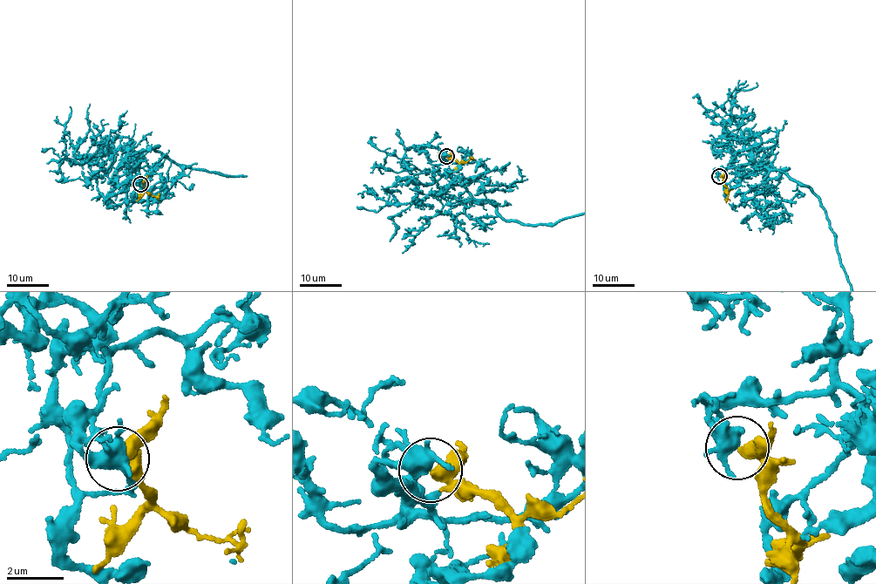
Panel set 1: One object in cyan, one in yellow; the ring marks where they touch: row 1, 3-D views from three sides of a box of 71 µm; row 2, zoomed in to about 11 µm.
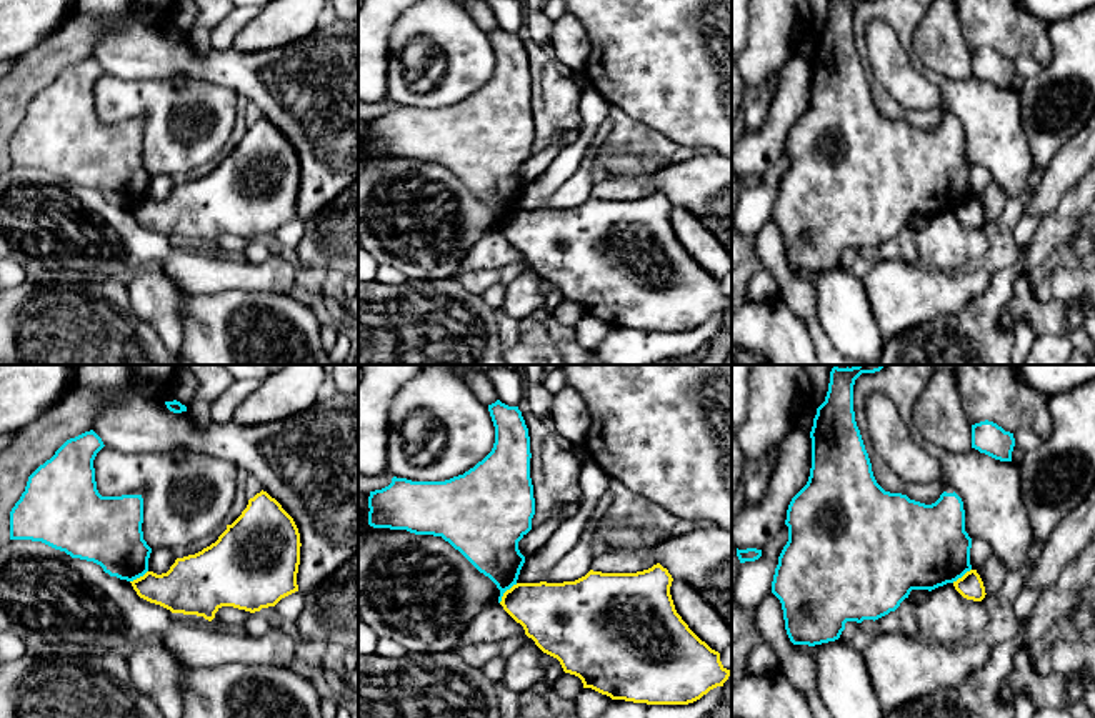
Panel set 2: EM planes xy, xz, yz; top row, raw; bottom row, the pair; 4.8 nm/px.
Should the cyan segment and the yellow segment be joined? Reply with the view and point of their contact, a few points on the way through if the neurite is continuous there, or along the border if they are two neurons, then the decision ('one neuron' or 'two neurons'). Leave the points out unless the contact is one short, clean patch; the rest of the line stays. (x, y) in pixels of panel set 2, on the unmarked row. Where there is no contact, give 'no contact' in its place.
contact xz (505, 217); border xz (517, 210), (499, 229); two neurons

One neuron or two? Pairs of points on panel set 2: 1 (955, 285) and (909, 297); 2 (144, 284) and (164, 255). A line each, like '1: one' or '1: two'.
1: one
2: two

